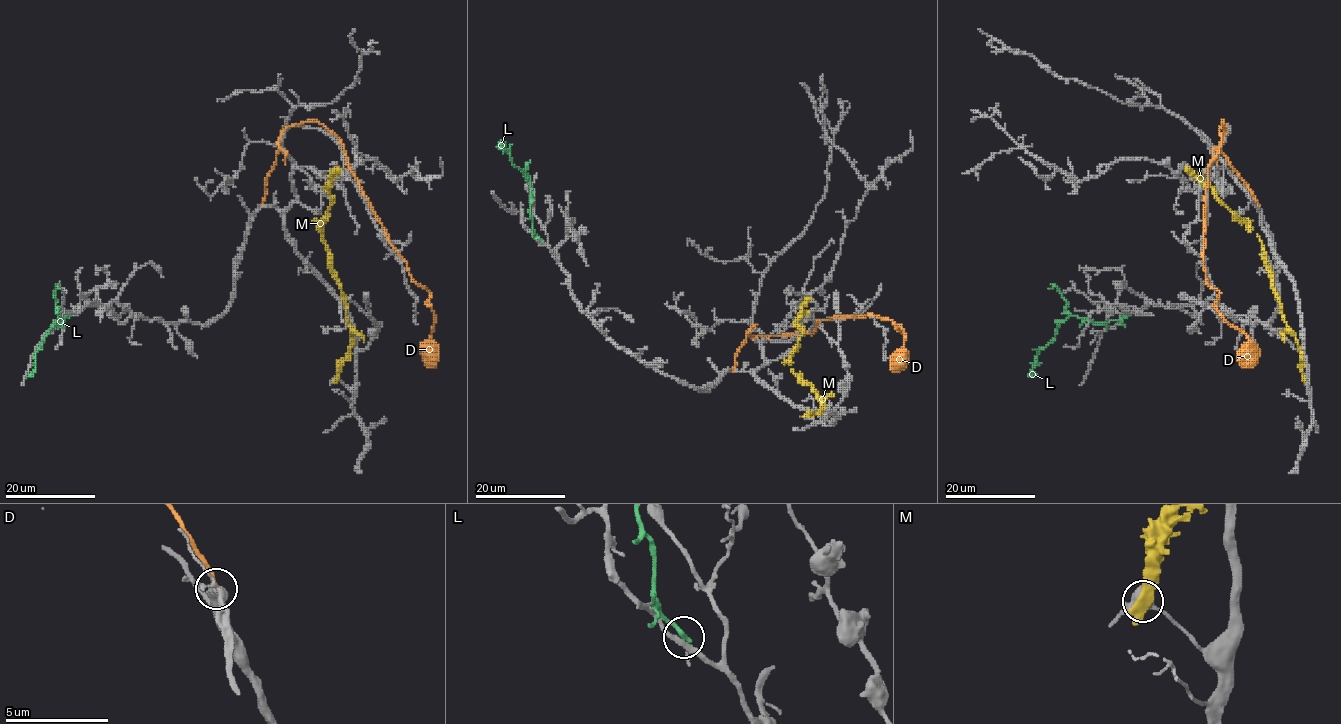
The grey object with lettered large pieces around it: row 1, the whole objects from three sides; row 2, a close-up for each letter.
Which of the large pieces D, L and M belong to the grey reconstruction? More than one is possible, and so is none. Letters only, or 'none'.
none

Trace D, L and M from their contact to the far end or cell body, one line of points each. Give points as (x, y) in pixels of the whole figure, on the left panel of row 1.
D: (262, 204), (280, 132), (318, 121), (342, 143), (349, 167), (410, 277), (431, 293), (431, 368)
L: (69, 316), (59, 322), (59, 315), (51, 325), (34, 355), (35, 366), (26, 375)
M: (336, 379), (351, 328), (319, 223), (332, 201), (327, 182), (339, 167)

